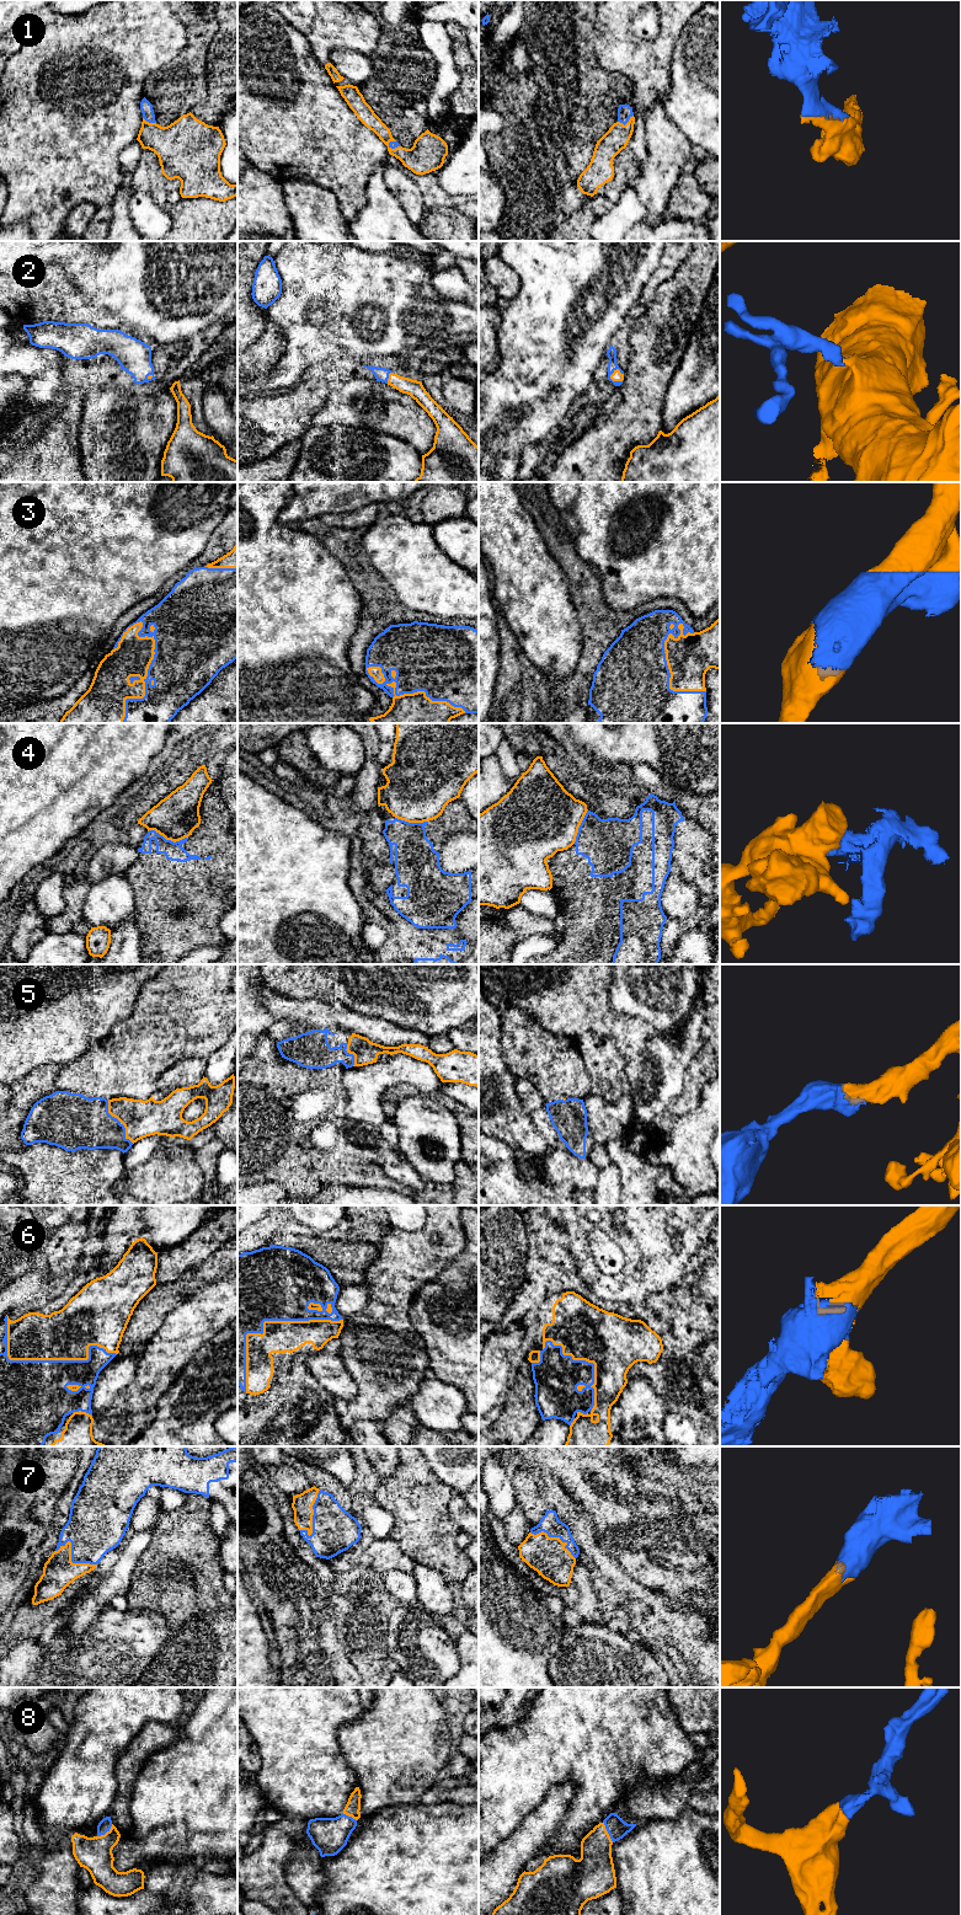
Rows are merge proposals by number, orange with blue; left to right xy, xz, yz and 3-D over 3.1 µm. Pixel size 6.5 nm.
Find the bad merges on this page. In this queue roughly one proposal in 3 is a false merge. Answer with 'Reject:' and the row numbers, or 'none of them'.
Reject: 4

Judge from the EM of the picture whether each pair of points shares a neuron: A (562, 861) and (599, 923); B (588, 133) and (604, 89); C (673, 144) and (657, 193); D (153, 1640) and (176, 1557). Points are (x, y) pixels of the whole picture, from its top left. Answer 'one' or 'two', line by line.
A: one
B: one
C: one
D: two

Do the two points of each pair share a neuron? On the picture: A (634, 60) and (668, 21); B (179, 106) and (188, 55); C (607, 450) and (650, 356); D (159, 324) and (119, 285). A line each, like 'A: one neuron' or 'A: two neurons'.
A: one neuron
B: one neuron
C: one neuron
D: one neuron

